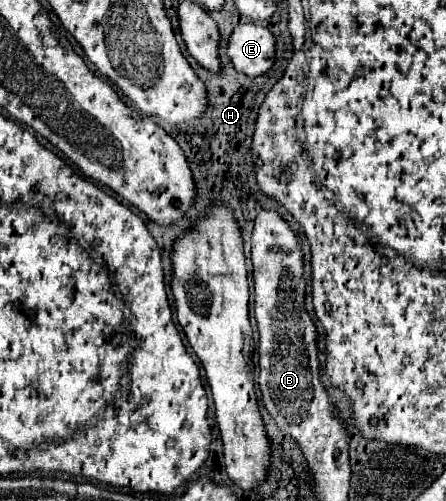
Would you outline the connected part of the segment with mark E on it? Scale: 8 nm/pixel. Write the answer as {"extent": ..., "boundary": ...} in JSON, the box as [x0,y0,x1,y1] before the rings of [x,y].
{"extent":[227,23,275,77],"boundary":[[[255,23],[237,25],[229,37],[227,57],[239,73],[257,77],[273,65],[275,39],[267,27]]]}

